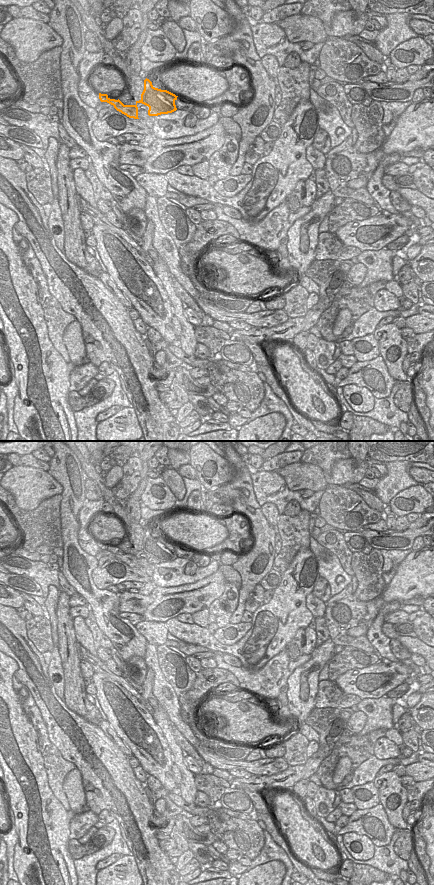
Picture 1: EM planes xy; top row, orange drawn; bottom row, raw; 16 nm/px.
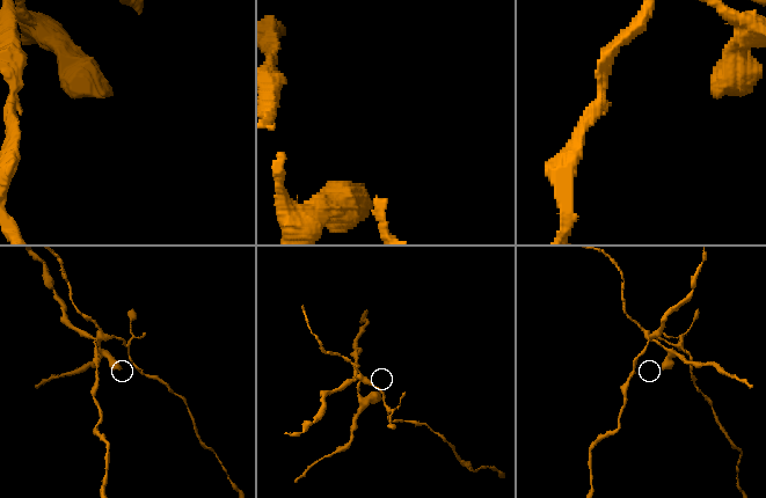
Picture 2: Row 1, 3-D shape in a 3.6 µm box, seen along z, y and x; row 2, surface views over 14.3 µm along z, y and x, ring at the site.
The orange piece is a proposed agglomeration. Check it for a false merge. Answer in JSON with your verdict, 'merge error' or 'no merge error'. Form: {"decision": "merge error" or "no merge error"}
{"decision": "merge error"}

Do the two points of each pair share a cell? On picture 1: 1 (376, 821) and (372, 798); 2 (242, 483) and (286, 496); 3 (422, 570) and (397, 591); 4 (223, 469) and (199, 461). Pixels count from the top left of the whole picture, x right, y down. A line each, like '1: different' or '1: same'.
1: different
2: different
3: same
4: same

